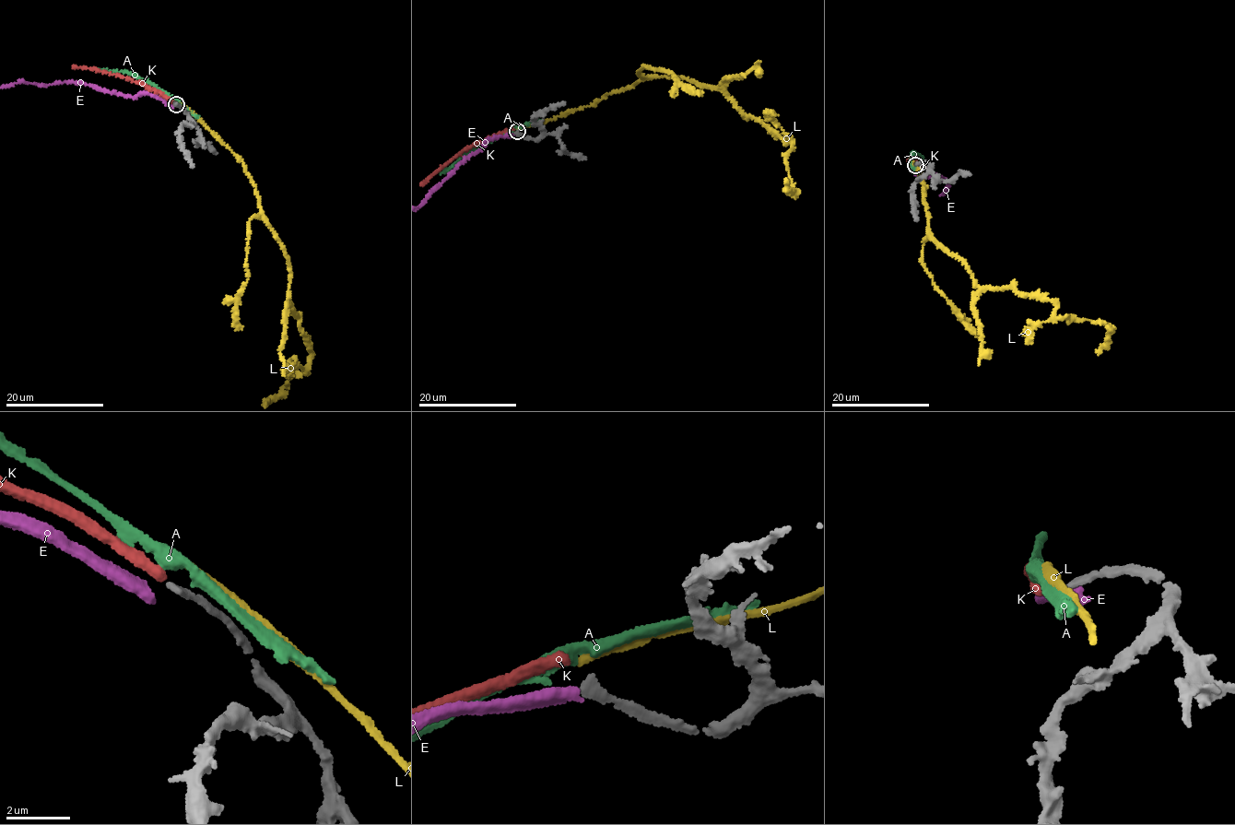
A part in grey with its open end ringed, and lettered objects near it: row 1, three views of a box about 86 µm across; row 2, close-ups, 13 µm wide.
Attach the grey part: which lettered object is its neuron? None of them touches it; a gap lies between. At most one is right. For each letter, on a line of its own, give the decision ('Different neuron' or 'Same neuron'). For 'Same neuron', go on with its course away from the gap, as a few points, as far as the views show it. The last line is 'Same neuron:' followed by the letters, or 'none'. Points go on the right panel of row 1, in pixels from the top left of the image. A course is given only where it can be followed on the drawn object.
A: Same neuron. Its course: (913, 164), (909, 163), (913, 154), (923, 159)
E: Different neuron
K: Different neuron
L: Different neuron
Same neuron: A

